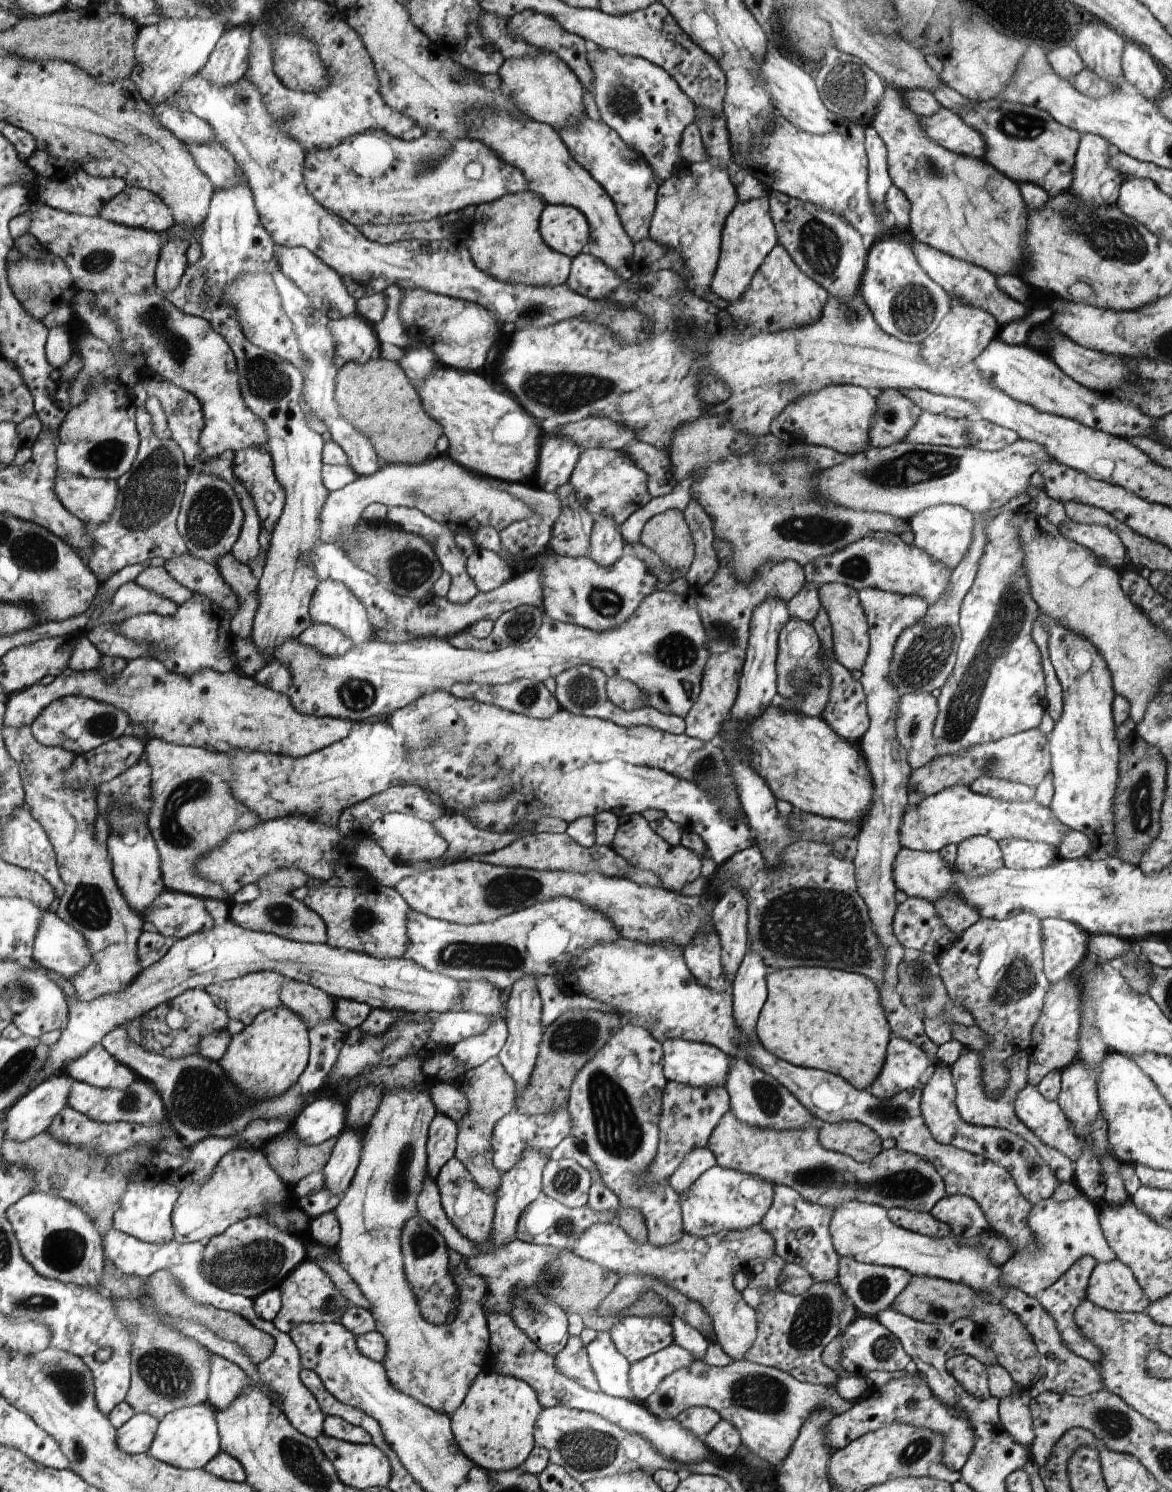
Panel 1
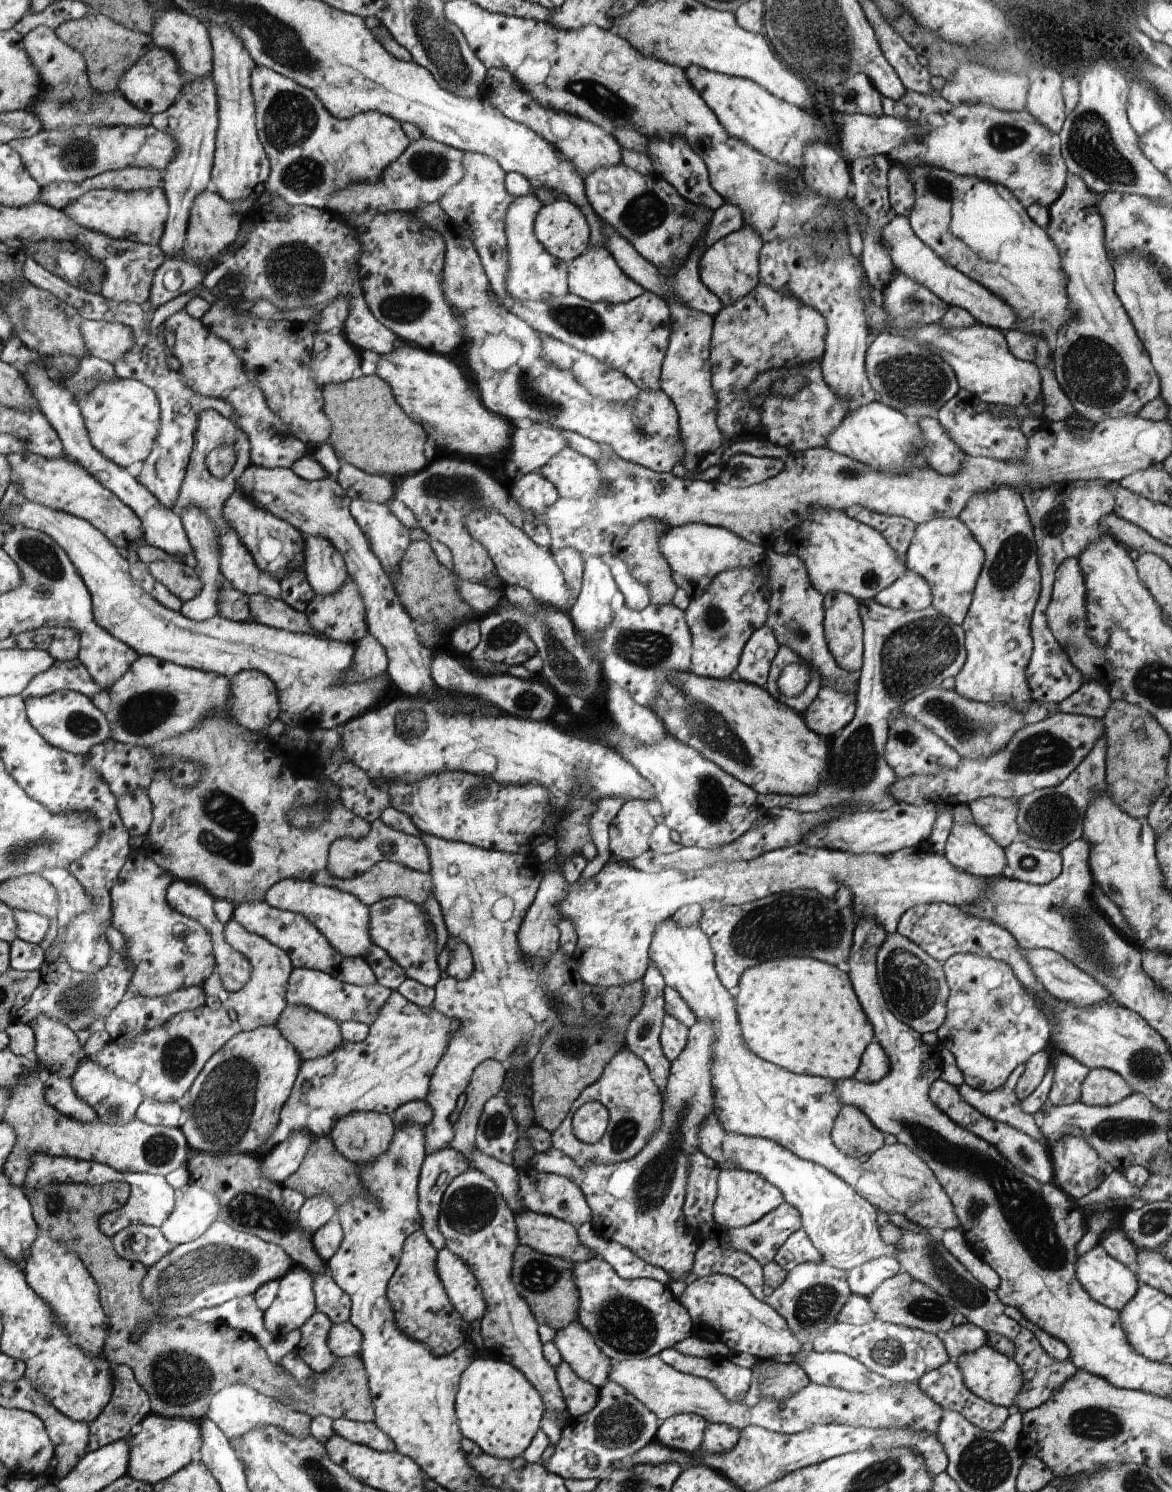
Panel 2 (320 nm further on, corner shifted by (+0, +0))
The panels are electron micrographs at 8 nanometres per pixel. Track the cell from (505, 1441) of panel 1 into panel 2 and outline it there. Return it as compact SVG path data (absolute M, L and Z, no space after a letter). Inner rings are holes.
M484 1355L473 1358L461 1374L455 1398L455 1413L460 1433L466 1439L472 1440L484 1453L497 1458L512 1459L519 1457L539 1432L545 1410L539 1391L520 1370L517 1370L512 1363Z

